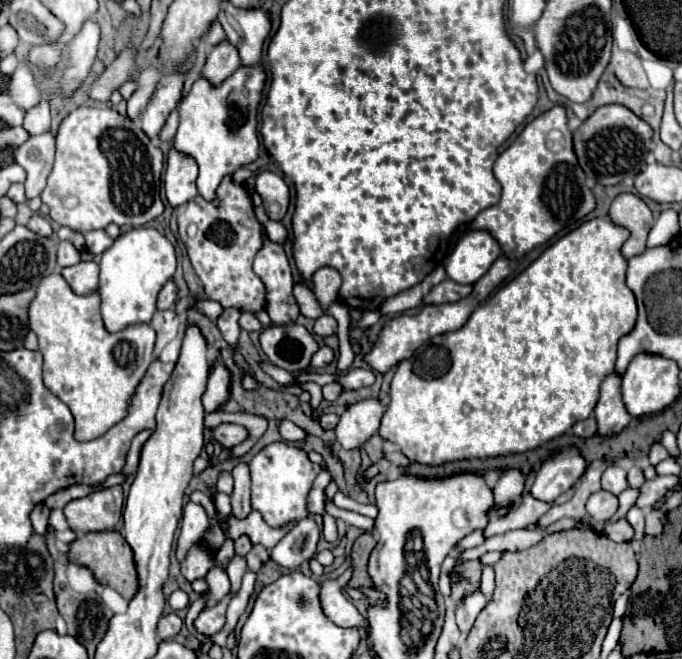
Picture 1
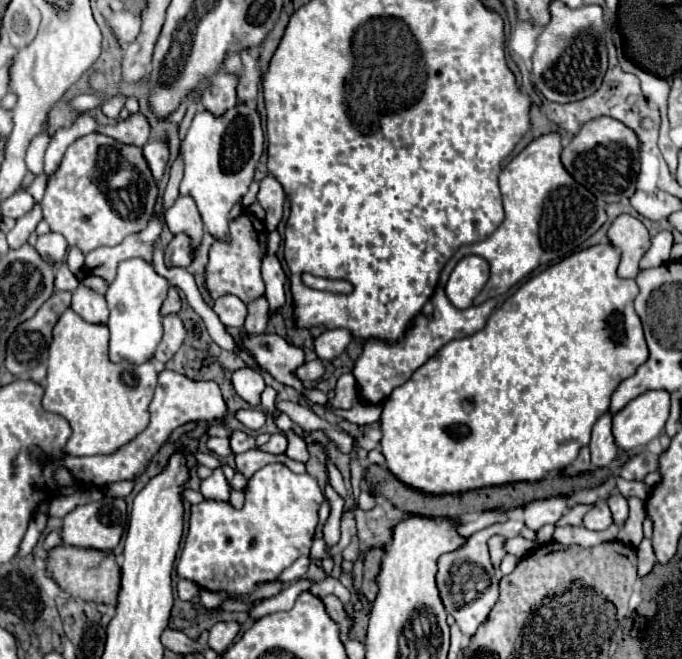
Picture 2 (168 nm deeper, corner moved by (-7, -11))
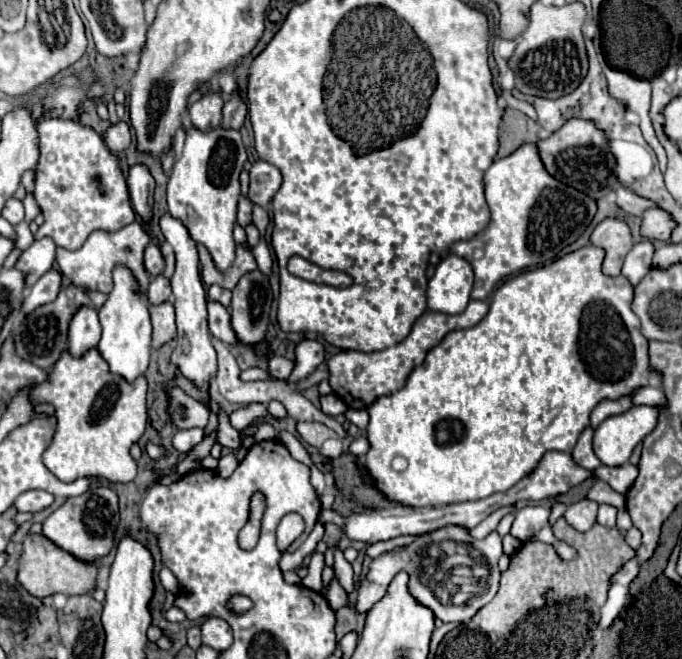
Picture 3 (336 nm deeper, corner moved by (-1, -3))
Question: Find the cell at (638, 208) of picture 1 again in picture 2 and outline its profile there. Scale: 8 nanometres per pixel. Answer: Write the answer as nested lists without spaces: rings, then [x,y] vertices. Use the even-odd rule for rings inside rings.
[[[620,215],[610,225],[608,239],[620,251],[618,277],[634,279],[638,275],[638,263],[650,247],[650,235],[646,227],[630,215]]]

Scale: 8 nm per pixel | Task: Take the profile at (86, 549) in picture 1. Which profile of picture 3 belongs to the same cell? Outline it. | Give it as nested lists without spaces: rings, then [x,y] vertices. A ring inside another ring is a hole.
[[[28,535],[24,539],[24,553],[20,557],[18,581],[28,593],[36,597],[46,597],[54,593],[84,595],[96,589],[96,579],[98,579],[96,563],[82,563],[82,559],[74,559],[74,555],[62,551],[58,545],[50,543],[50,539],[46,539],[44,535]]]

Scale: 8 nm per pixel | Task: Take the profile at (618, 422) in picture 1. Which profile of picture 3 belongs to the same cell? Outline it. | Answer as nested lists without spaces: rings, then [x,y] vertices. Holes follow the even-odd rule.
[[[588,425],[588,427],[582,431],[582,435],[580,435],[580,439],[578,439],[578,443],[576,443],[574,451],[572,451],[574,461],[576,461],[578,465],[586,467],[586,469],[596,469],[596,467],[600,465],[600,463],[598,463],[598,457],[594,455],[594,449],[592,449],[592,437],[594,437],[594,429]]]

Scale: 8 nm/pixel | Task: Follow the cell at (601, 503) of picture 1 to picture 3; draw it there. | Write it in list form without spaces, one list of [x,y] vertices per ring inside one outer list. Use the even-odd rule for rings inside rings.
[[[584,499],[584,501],[578,501],[578,503],[570,505],[566,509],[564,517],[574,529],[588,531],[596,523],[596,513],[598,513],[598,503],[590,501],[590,499]]]

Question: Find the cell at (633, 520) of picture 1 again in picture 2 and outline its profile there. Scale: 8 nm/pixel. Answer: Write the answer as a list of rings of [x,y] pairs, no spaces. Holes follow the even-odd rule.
[[[644,539],[638,547],[638,577],[644,577],[652,571],[656,563],[656,557],[654,557],[654,551],[652,551],[652,541],[650,539]]]

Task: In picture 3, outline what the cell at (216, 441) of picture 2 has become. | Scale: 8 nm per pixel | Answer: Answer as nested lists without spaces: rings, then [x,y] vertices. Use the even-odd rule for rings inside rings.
[[[184,429],[184,431],[178,431],[172,439],[174,447],[180,451],[180,453],[188,453],[194,445],[198,445],[200,441],[204,439],[204,429]]]

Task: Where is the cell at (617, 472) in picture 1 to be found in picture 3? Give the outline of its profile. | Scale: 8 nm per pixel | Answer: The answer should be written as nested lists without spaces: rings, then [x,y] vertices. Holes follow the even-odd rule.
[[[600,505],[598,509],[598,523],[606,527],[616,527],[616,507]]]

